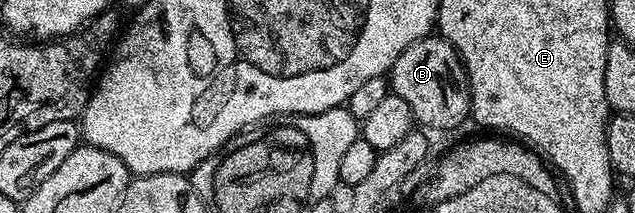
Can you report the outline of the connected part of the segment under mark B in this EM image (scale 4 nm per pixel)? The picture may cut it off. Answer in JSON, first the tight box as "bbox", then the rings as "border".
{"bbox":[388,37,470,128],"border":[[[441,37],[419,39],[394,62],[388,72],[388,83],[393,94],[408,103],[415,120],[423,128],[462,127],[470,115],[470,95],[464,78],[464,68],[458,52]]]}

